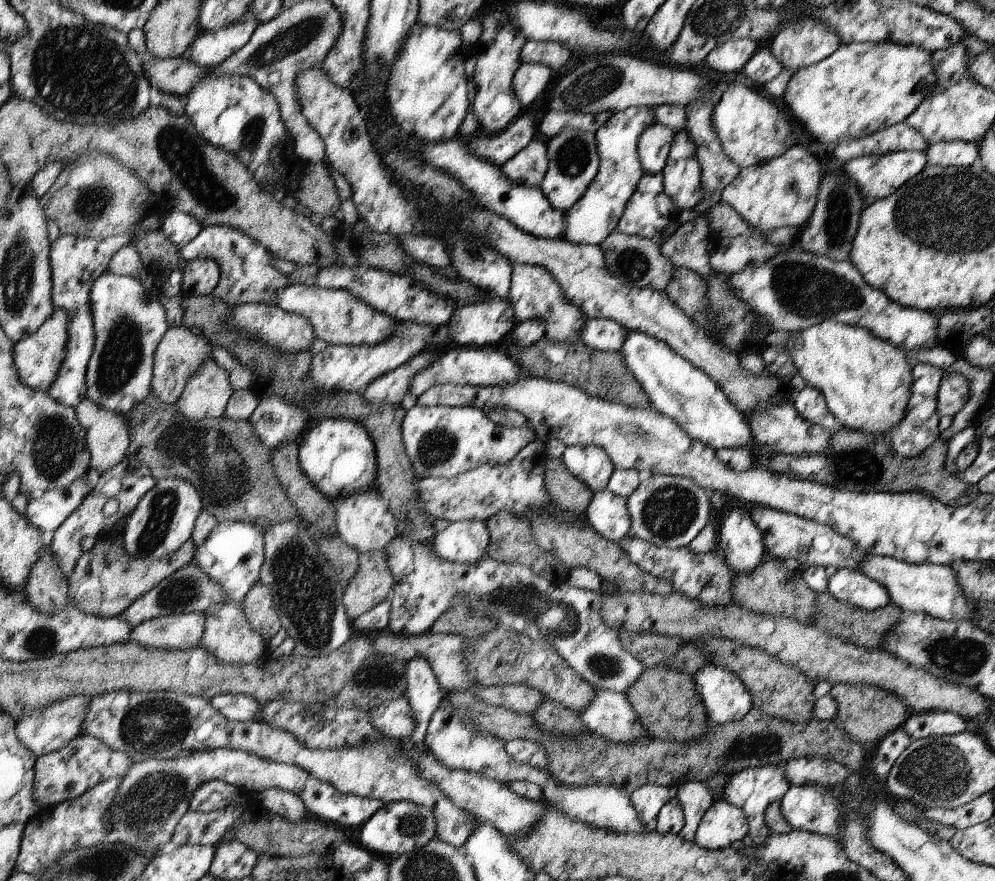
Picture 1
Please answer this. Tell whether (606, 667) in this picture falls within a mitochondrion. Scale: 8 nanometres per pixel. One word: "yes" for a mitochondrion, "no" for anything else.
yes

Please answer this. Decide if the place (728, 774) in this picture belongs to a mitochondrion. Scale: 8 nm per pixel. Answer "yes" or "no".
no

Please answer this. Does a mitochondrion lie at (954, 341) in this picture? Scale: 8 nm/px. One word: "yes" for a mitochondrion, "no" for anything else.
no

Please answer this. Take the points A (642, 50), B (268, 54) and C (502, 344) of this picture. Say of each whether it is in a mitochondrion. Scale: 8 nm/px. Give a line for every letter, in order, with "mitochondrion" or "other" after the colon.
A: other
B: mitochondrion
C: other

